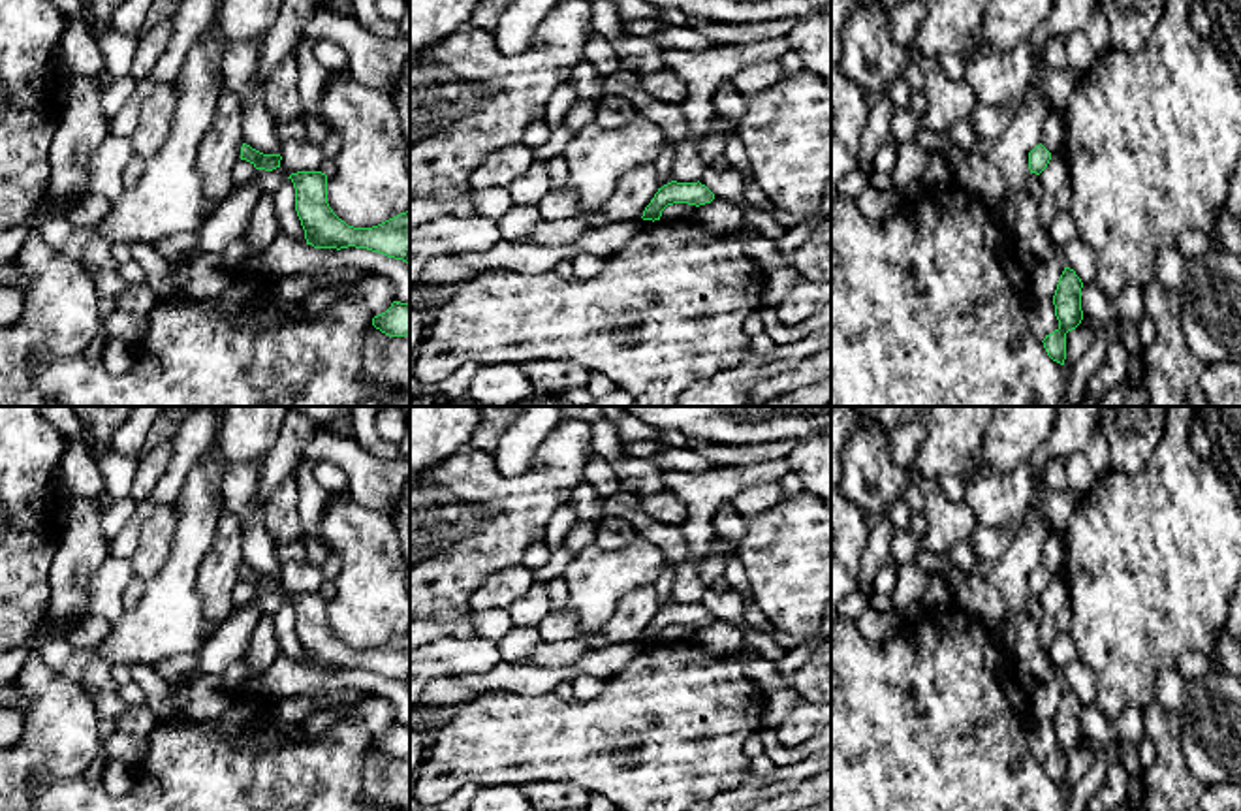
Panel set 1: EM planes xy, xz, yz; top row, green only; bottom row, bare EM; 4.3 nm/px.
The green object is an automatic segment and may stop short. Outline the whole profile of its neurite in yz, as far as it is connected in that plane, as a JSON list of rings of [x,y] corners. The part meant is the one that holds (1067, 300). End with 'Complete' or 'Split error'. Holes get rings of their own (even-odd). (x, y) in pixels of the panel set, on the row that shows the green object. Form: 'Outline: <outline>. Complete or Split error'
Outline: [[[1064,267],[1053,295],[1059,327],[1042,341],[1047,356],[1060,365],[1066,359],[1066,333],[1076,329],[1083,320],[1081,288],[1083,282],[1076,271]]]. Complete

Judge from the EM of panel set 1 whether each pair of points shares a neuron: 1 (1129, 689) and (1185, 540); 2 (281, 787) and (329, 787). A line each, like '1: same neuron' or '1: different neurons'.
1: same neuron
2: same neuron

